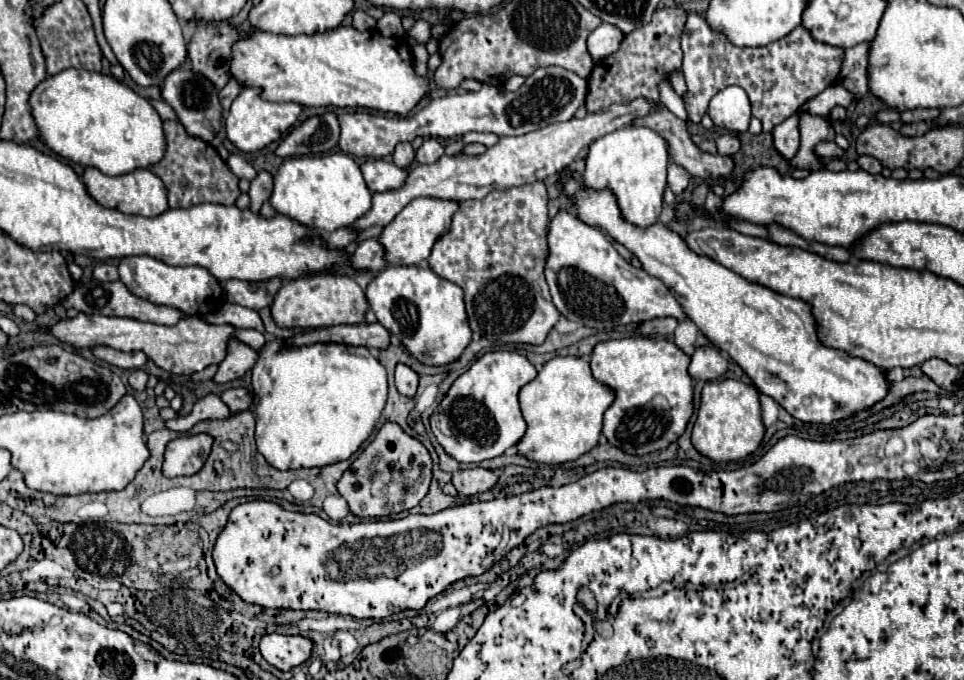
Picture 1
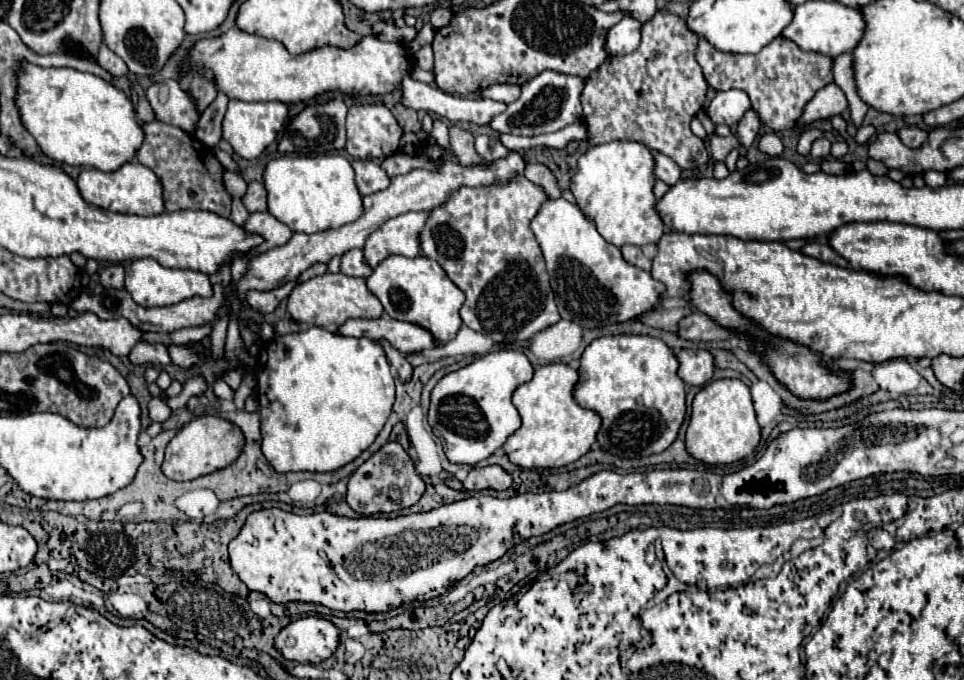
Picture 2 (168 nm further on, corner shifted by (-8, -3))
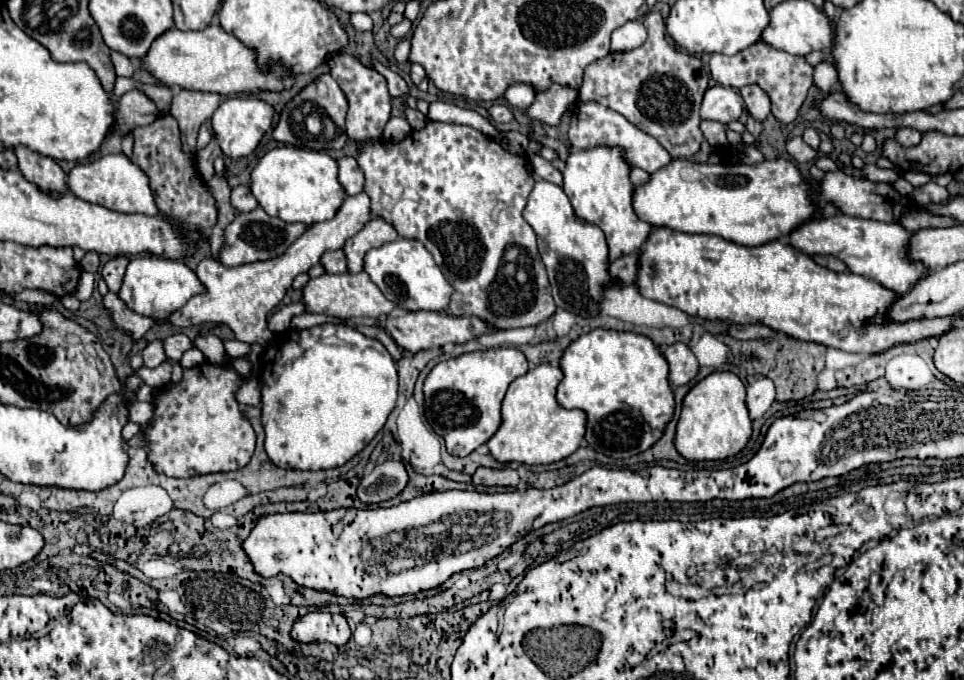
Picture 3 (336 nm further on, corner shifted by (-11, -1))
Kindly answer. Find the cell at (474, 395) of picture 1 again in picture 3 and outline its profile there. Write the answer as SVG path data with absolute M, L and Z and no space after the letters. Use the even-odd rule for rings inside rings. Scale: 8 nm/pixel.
M517 348L477 350L433 366L423 384L425 418L433 432L445 440L449 454L467 456L495 434L501 424L501 402L507 386L527 370L527 358Z

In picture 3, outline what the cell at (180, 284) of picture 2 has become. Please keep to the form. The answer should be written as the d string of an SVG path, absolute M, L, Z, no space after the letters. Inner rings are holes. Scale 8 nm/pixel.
M143 256L129 262L119 290L119 298L135 314L147 316L155 320L155 324L163 324L165 318L169 318L175 310L179 310L193 294L201 292L205 292L203 284L197 280L195 272L187 268L183 262L161 256Z

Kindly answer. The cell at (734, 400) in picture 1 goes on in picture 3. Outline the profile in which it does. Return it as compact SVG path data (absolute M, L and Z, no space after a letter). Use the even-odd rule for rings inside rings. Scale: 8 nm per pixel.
M713 372L685 394L675 430L675 448L687 460L723 460L741 452L751 432L743 382L733 372Z

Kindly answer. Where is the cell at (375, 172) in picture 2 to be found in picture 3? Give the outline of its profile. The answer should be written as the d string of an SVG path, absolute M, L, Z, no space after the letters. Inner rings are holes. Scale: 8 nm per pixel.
M345 156L345 158L337 160L337 166L339 166L339 182L341 182L345 194L355 196L355 194L363 192L365 180L363 180L363 172L357 166L357 160Z

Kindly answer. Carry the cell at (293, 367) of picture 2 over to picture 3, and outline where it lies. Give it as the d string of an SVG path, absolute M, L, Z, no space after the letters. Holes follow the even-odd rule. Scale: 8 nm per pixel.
M321 324L309 330L289 328L277 336L263 356L263 428L265 452L279 468L337 468L359 454L383 428L398 397L398 372L385 346L343 324Z

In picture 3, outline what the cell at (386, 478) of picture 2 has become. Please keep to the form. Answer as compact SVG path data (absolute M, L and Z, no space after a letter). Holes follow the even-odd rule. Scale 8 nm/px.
M385 460L383 464L377 464L369 476L361 478L357 496L363 504L377 504L397 496L407 480L405 466L399 460Z

